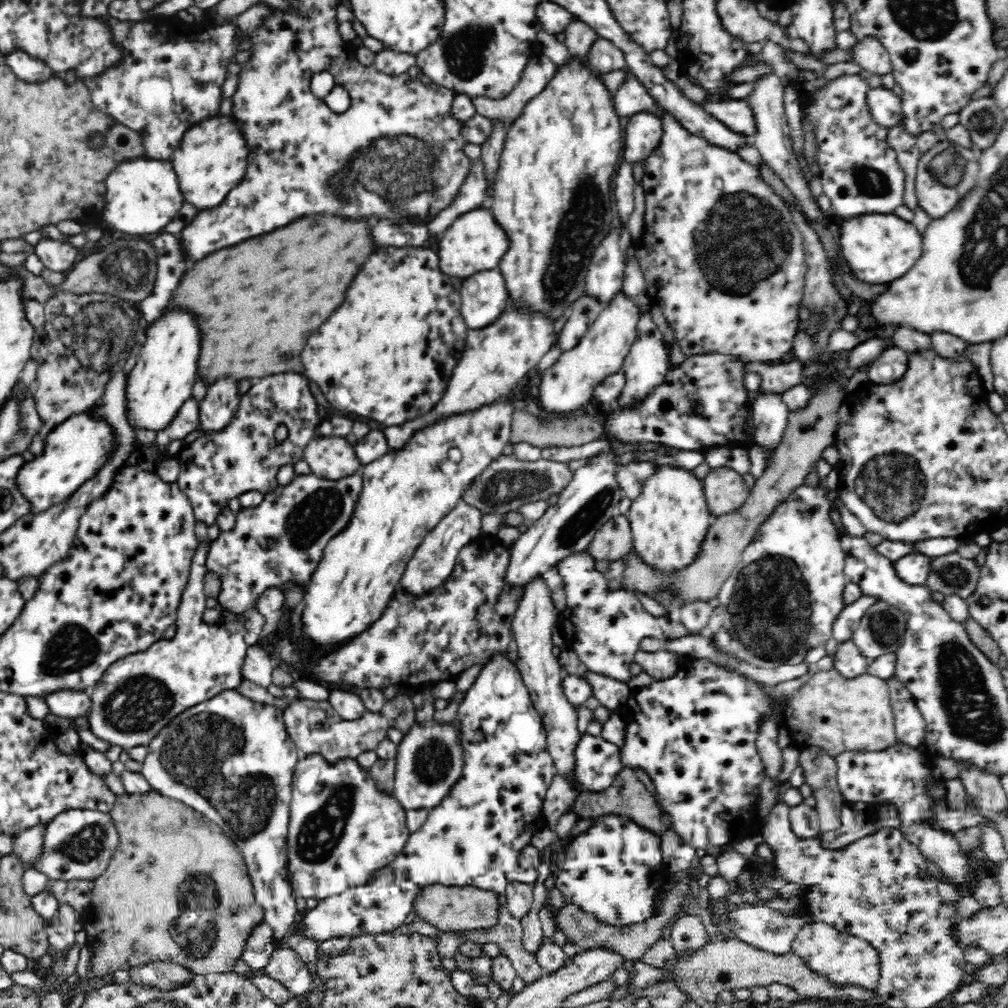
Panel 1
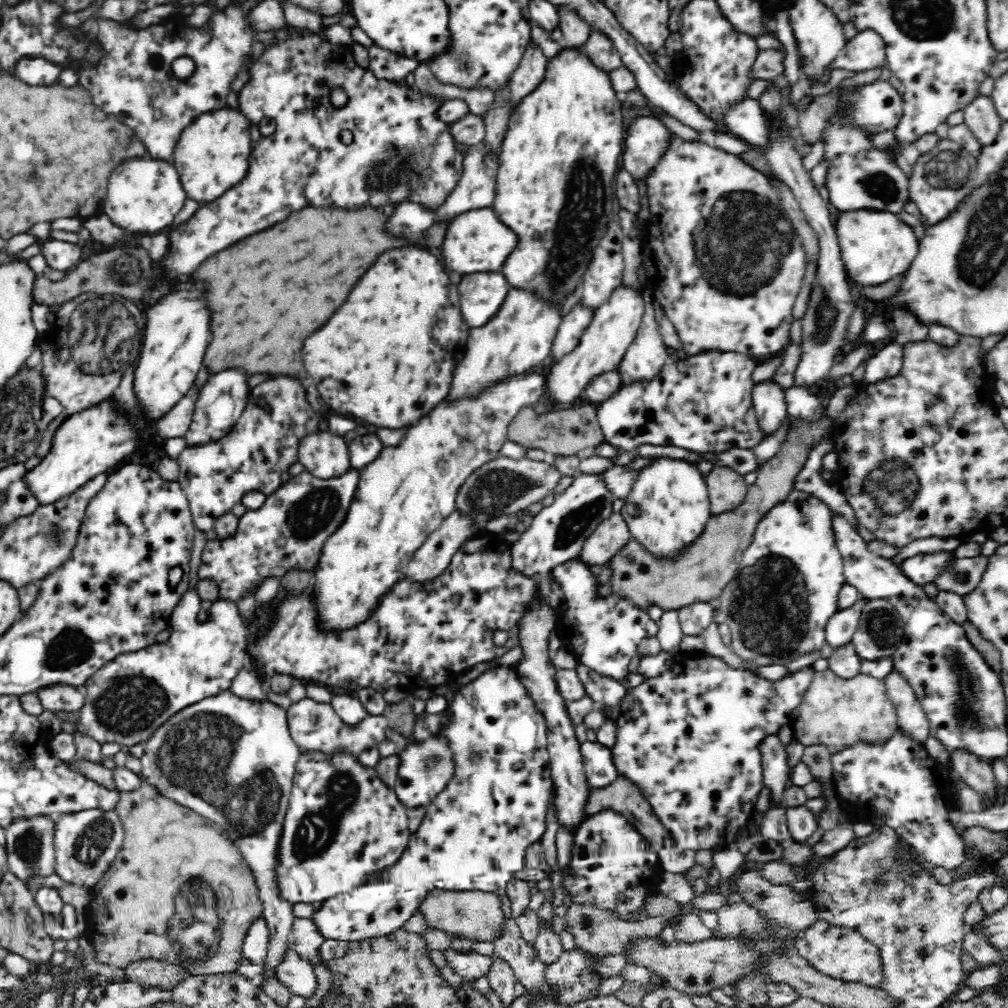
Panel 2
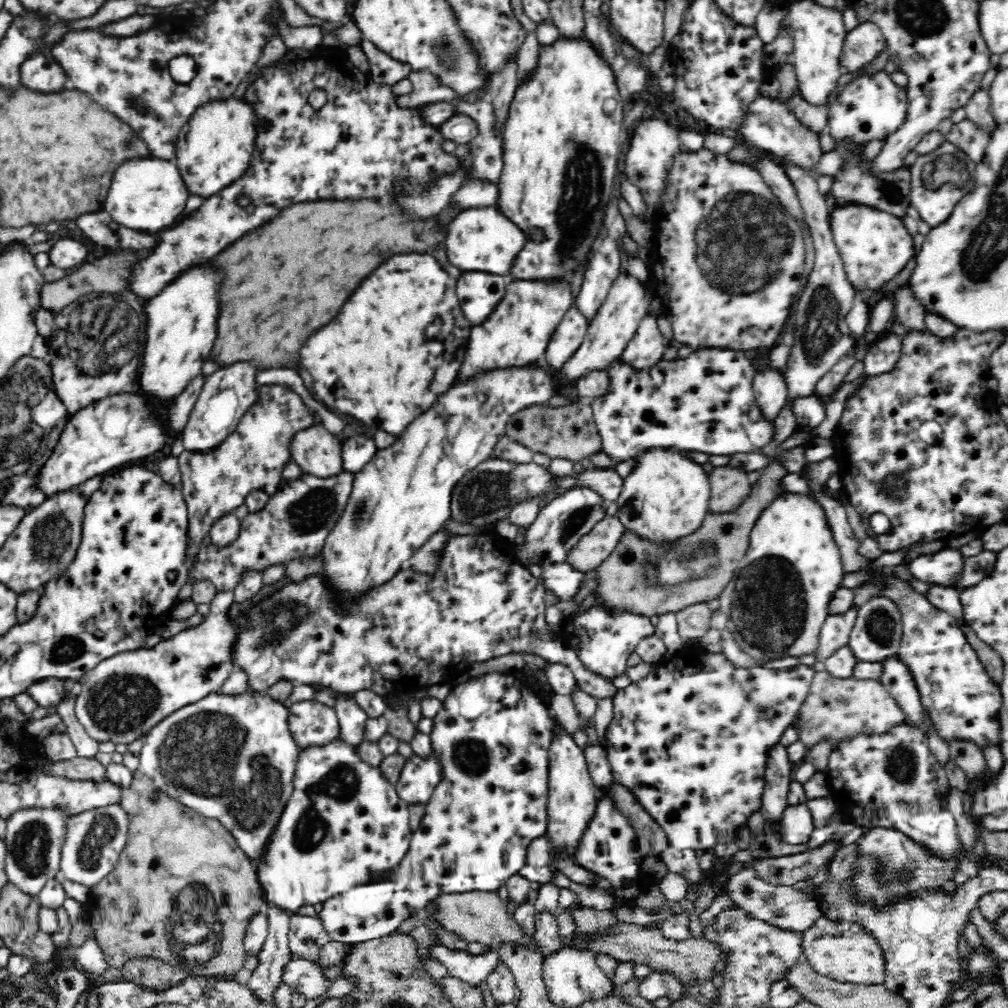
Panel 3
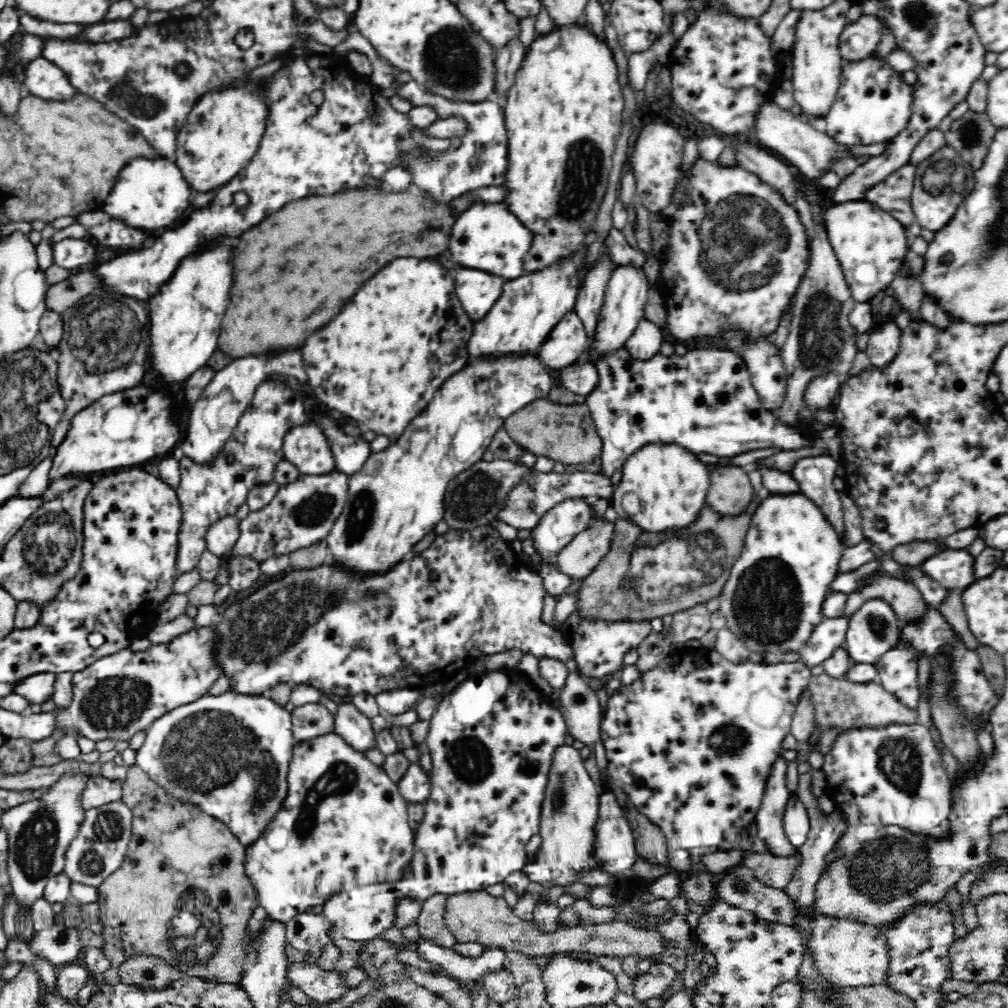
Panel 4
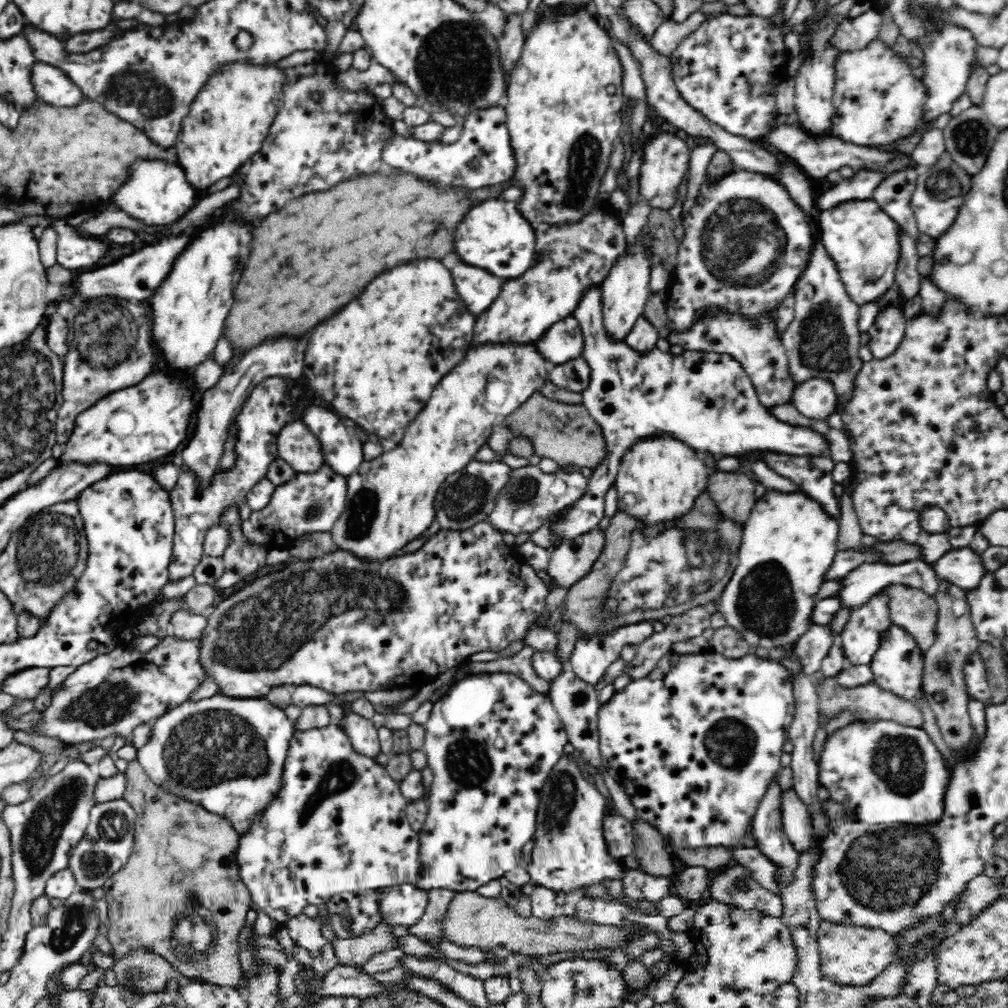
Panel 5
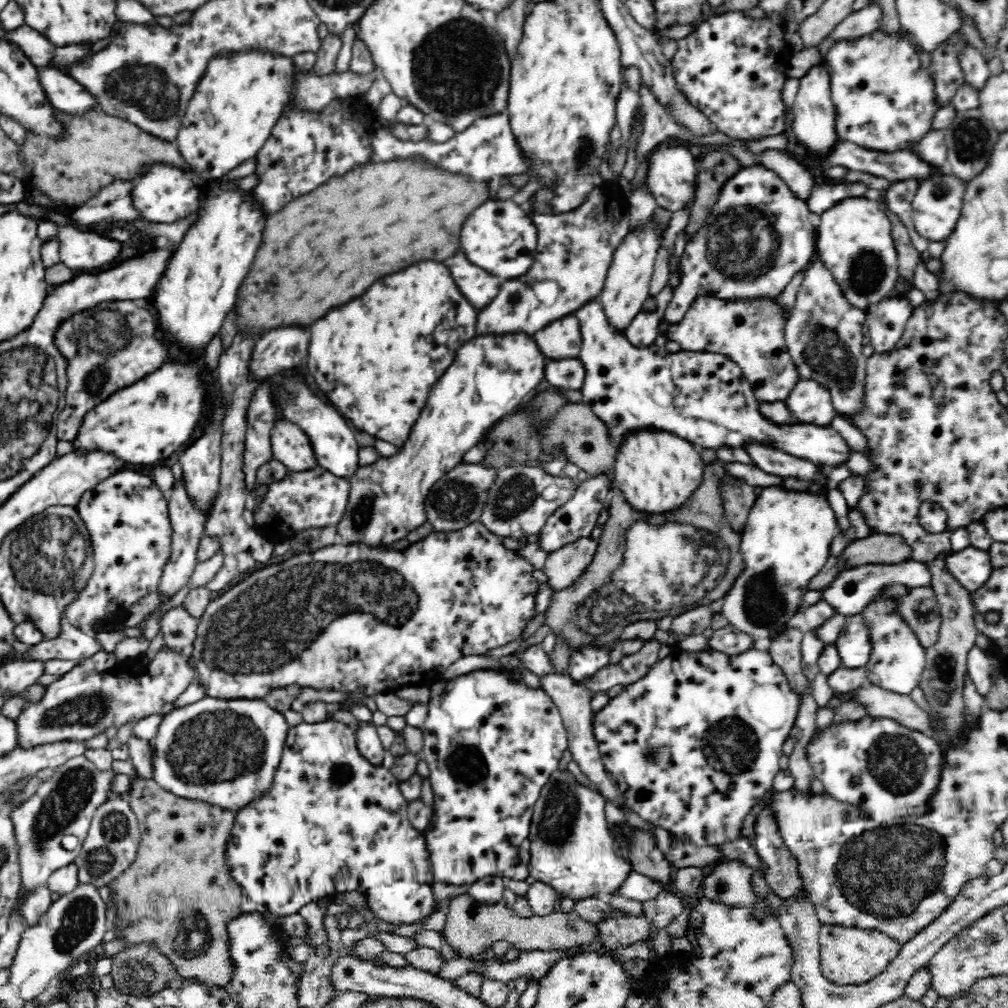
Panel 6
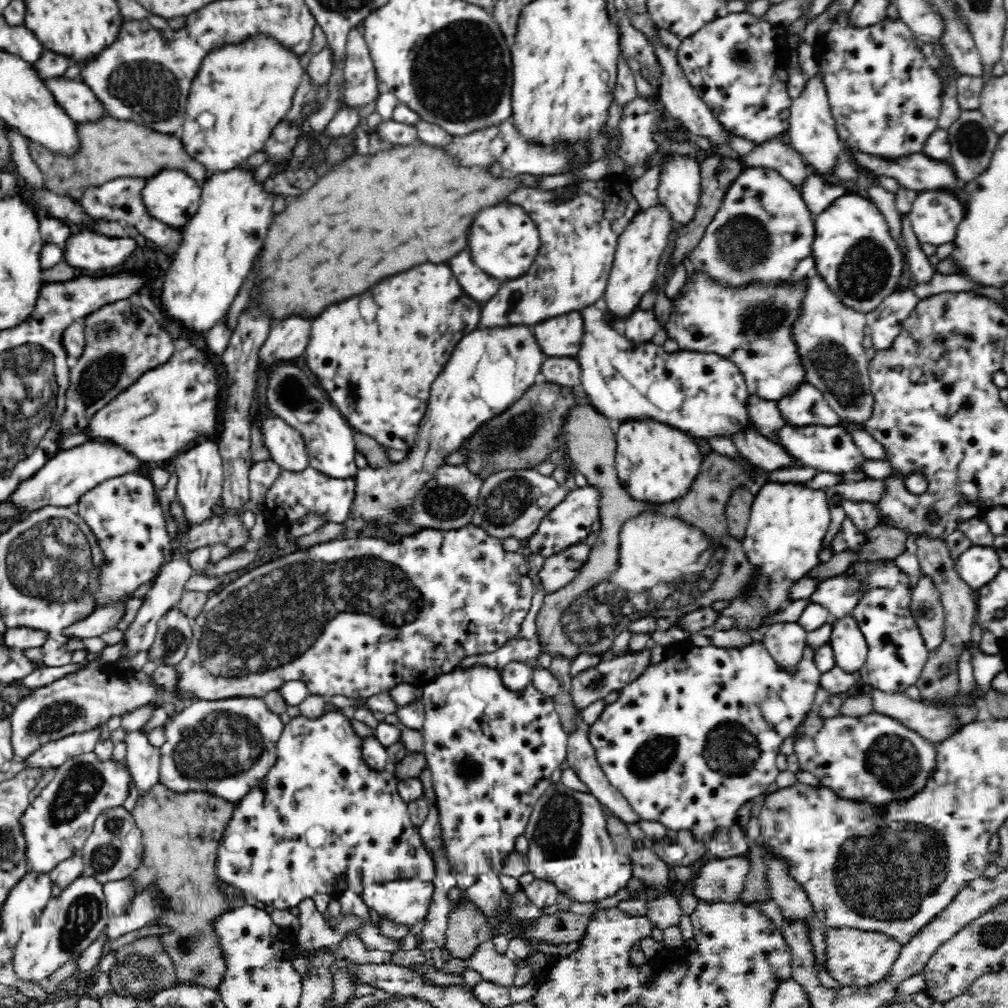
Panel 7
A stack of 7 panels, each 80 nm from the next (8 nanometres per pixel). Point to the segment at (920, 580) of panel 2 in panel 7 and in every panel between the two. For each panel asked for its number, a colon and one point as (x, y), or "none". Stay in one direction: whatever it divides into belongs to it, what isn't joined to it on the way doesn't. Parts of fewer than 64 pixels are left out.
3: (940, 567)
4: (952, 569)
5: (962, 567)
6: (970, 567)
7: (977, 565)

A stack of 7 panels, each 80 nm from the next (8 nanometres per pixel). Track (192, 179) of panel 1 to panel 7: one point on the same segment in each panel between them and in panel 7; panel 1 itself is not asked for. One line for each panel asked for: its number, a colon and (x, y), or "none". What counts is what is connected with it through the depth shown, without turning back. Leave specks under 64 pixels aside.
2: (212, 156)
3: (214, 149)
4: (222, 133)
5: (228, 122)
6: (241, 96)
7: (248, 87)

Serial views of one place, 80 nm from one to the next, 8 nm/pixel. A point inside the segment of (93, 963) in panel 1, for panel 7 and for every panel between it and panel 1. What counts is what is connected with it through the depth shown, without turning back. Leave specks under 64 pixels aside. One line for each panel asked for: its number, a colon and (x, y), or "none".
2: (171, 858)
3: (182, 891)
4: (181, 893)
5: (180, 895)
6: (177, 894)
7: (181, 833)

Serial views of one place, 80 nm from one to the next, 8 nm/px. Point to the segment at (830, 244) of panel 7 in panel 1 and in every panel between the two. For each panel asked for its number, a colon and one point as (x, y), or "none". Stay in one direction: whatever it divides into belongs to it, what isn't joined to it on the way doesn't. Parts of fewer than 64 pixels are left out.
1: (879, 248)
2: (876, 246)
3: (875, 245)
4: (872, 245)
5: (866, 243)
6: (850, 239)

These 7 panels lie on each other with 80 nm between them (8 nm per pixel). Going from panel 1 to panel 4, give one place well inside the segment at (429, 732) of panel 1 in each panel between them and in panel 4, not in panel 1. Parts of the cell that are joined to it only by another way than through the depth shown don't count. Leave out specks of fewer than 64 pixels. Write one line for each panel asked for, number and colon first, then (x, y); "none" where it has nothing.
2: (425, 768)
3: (421, 774)
4: (415, 785)

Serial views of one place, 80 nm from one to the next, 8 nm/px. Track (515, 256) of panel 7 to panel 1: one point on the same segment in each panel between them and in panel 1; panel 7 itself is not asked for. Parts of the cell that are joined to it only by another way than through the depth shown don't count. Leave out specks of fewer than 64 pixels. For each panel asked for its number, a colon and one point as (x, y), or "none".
1: (474, 242)
2: (476, 242)
3: (480, 240)
4: (485, 237)
5: (492, 235)
6: (498, 236)

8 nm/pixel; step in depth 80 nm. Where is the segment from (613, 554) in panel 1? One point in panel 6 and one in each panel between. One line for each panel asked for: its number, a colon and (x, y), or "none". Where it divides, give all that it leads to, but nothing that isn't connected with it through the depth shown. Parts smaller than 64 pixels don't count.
2: (612, 534)
3: (594, 548)
4: (584, 553)
5: (573, 559)
6: (563, 566)

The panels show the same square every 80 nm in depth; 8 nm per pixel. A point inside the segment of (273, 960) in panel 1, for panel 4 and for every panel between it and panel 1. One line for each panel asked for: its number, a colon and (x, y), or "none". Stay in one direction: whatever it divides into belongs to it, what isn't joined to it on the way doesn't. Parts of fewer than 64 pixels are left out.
2: (297, 975)
3: (303, 976)
4: (323, 986)

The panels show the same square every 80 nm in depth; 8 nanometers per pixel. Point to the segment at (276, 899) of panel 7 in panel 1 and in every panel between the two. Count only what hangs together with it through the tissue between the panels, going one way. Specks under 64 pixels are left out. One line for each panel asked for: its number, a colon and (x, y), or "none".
1: (341, 830)
2: (343, 826)
3: (344, 825)
4: (344, 824)
5: (339, 824)
6: (333, 822)

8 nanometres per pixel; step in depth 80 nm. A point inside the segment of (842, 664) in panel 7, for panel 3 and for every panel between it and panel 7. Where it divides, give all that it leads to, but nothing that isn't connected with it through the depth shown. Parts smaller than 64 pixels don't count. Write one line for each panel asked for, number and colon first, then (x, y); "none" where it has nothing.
3: (877, 634)
4: (875, 629)
5: (861, 638)
6: (854, 644)

